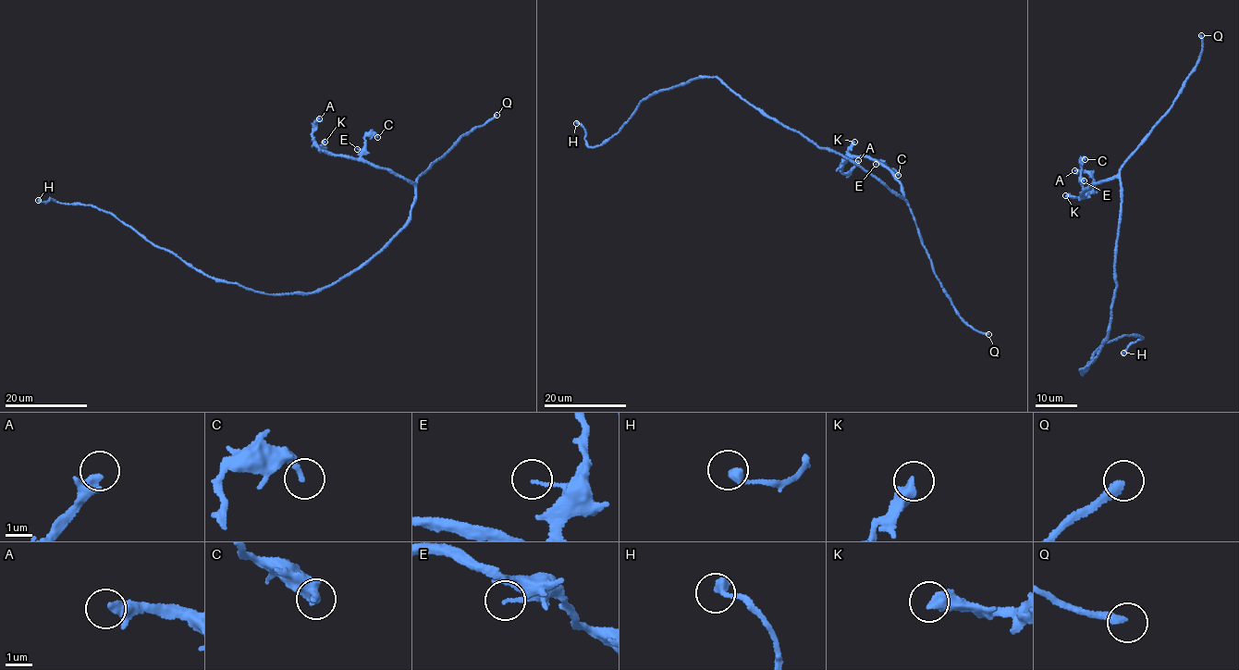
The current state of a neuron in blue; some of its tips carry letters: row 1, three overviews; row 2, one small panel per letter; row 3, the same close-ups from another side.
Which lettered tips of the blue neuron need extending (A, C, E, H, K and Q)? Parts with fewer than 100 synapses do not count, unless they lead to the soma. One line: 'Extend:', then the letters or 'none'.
Extend: Q

